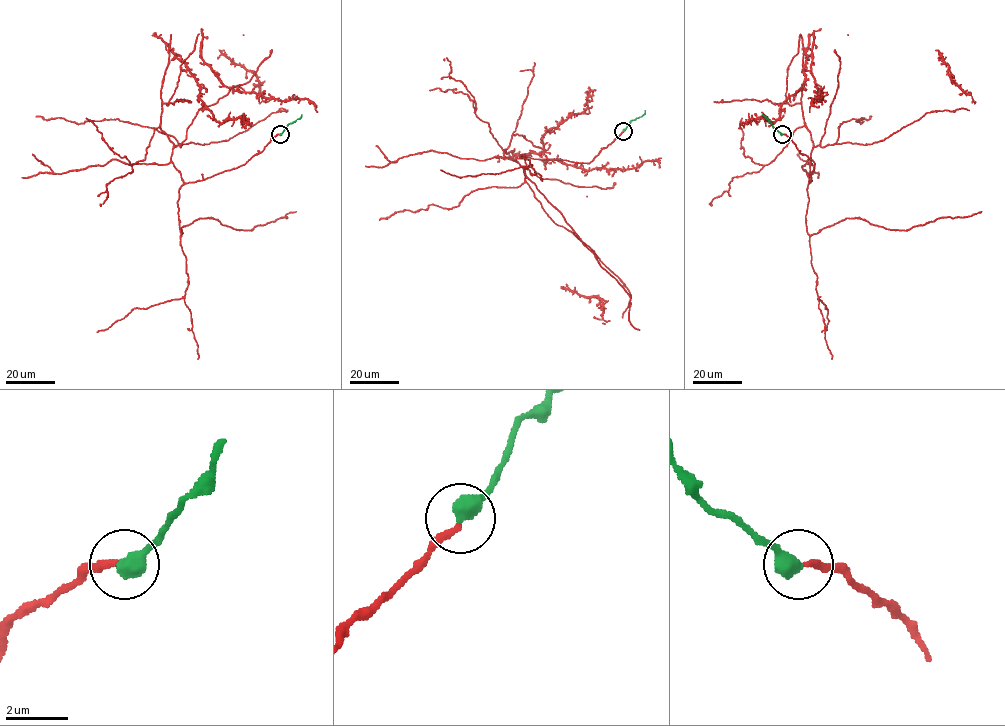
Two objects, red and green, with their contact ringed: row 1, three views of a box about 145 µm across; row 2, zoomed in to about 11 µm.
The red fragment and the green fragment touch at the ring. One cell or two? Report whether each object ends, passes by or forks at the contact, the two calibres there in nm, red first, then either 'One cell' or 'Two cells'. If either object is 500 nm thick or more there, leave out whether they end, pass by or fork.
Thickness 200 nm (red) against 550 nm. One cell

